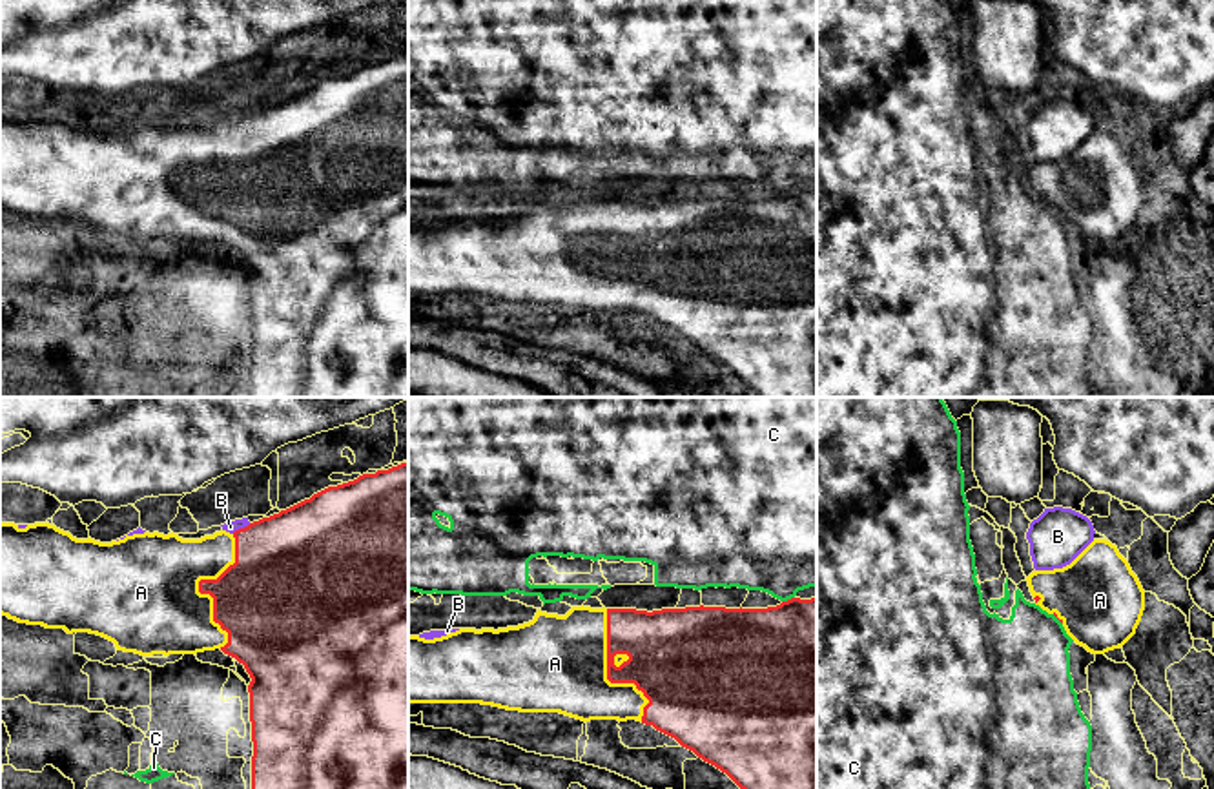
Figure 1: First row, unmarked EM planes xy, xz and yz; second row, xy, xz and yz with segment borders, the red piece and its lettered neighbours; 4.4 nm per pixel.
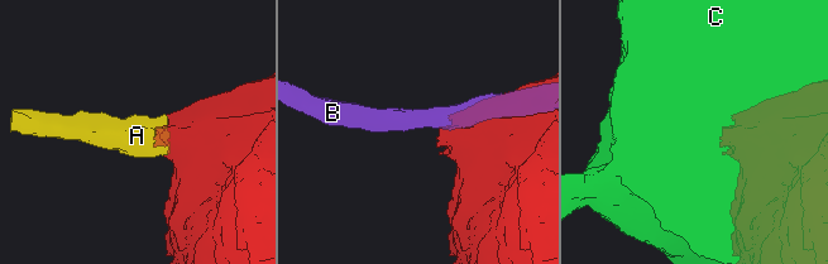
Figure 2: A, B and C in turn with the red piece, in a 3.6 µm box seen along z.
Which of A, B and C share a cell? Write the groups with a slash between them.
A / B / C

